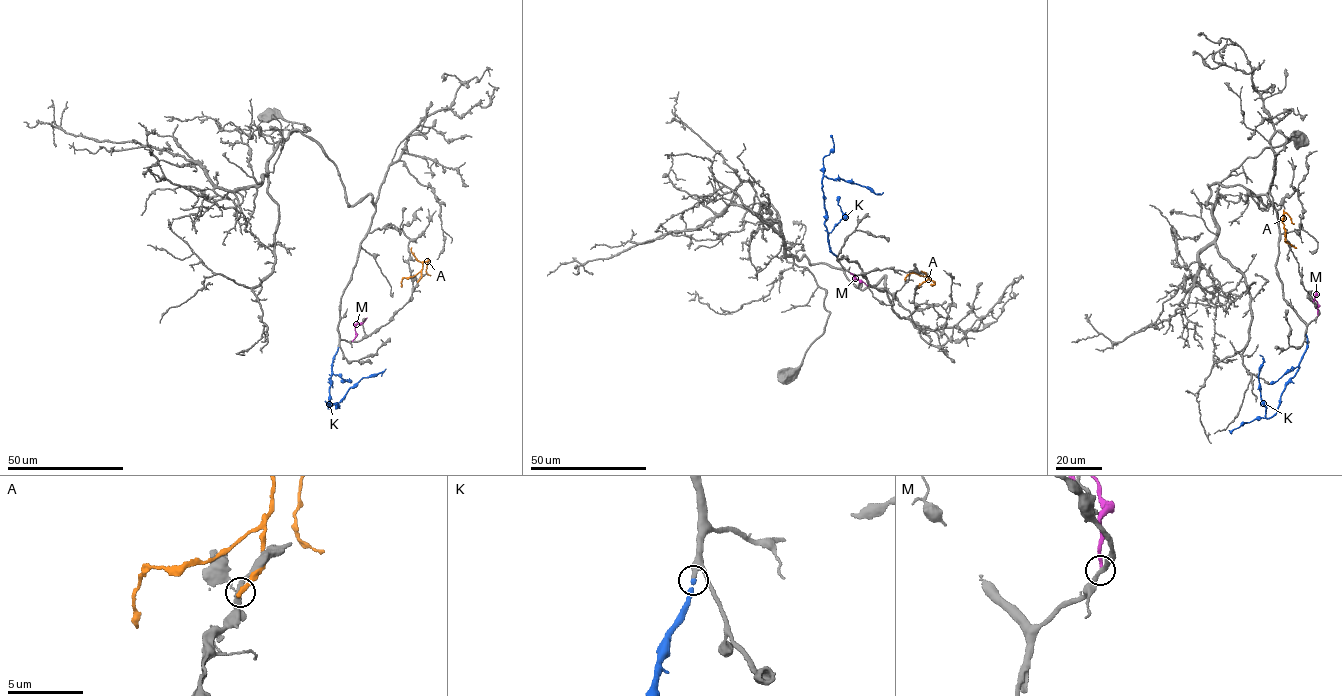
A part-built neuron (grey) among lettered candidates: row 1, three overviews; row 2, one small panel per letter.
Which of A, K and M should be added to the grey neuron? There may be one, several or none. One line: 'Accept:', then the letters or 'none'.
Accept: K

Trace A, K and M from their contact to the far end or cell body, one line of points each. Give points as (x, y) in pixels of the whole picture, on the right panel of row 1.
A: (1285, 239), (1282, 222), (1285, 213), (1293, 223)
K: (1306, 334), (1299, 368), (1281, 393), (1276, 413), (1267, 418), (1261, 398), (1258, 375), (1263, 360), (1259, 355)
M: (1318, 315), (1314, 297), (1316, 285)

